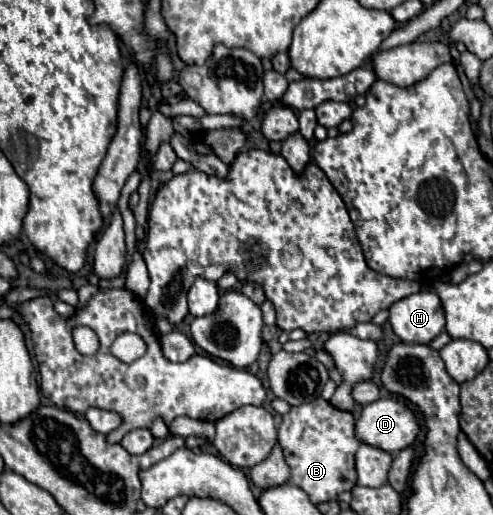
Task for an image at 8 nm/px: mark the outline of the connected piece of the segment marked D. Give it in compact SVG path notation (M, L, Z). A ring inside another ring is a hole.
M375 400L363 406L355 418L357 440L389 454L411 446L417 432L419 424L413 412L397 400Z

